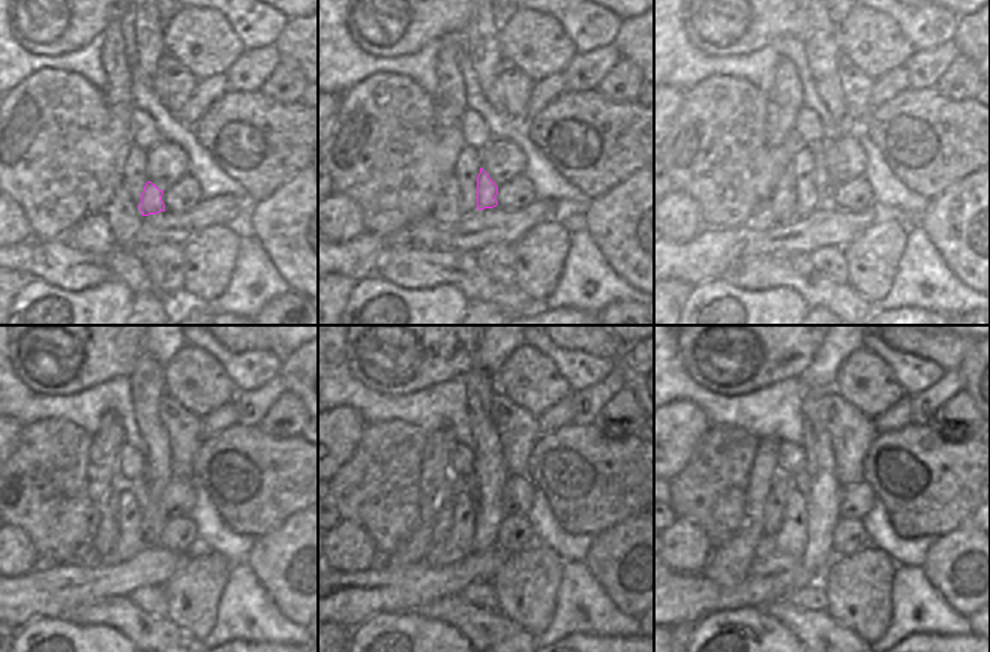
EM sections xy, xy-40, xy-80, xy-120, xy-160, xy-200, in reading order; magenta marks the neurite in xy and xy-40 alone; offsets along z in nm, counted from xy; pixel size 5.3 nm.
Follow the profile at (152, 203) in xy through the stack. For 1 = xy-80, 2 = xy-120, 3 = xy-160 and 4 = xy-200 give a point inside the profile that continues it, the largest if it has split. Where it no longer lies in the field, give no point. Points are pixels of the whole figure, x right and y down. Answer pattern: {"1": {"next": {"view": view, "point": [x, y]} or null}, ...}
{"1": {"next": {"view": "xy-80", "point": [824, 185]}}, "2": {"next": {"view": "xy-120", "point": [137, 486]}}, "3": {"next": {"view": "xy-160", "point": [468, 484]}}, "4": {"next": {"view": "xy-200", "point": [800, 480]}}}

